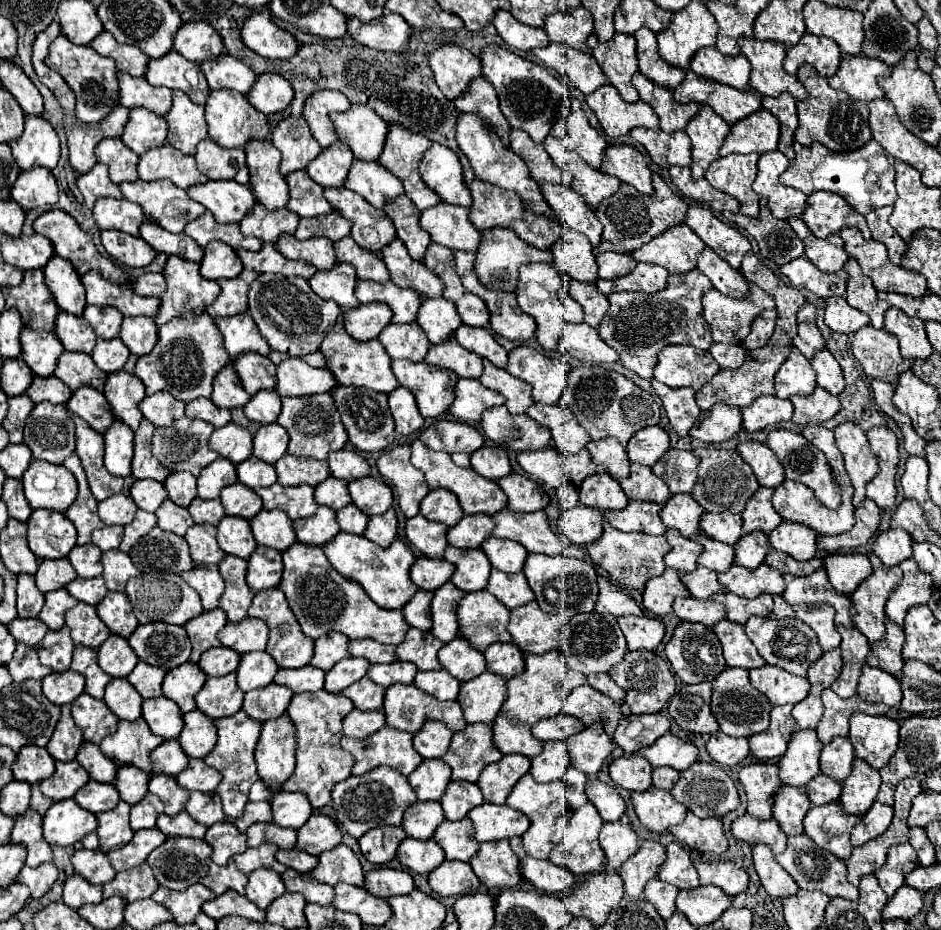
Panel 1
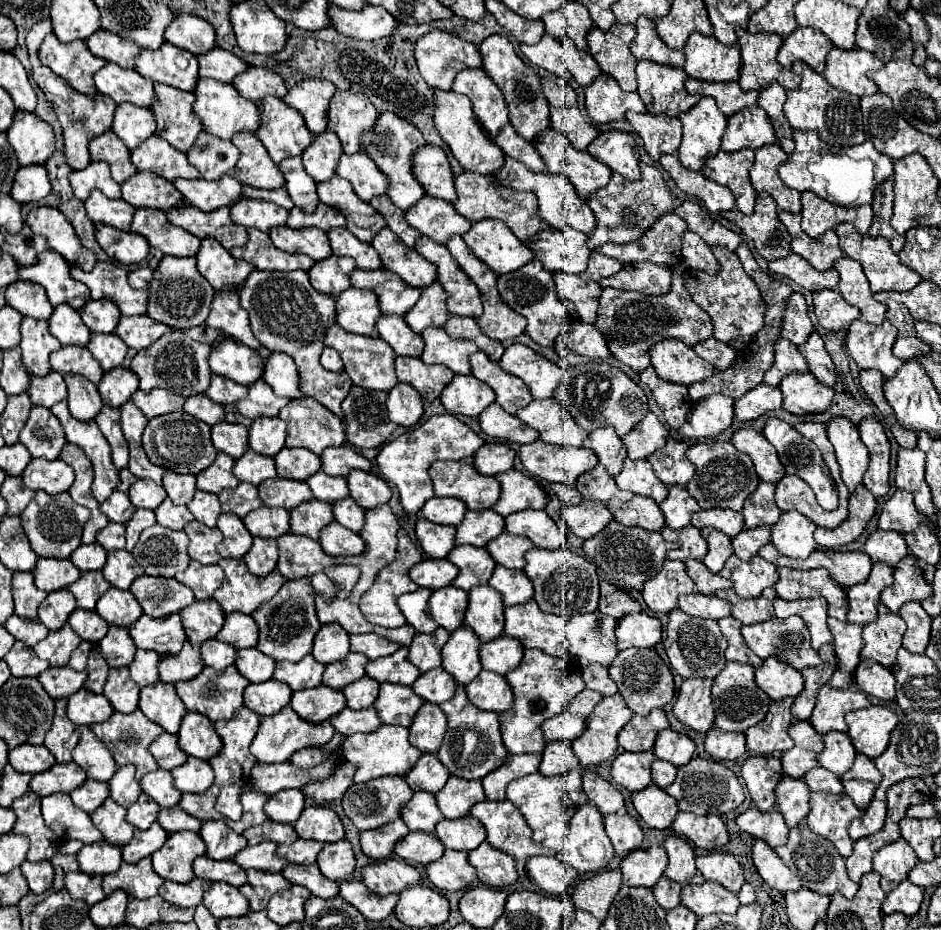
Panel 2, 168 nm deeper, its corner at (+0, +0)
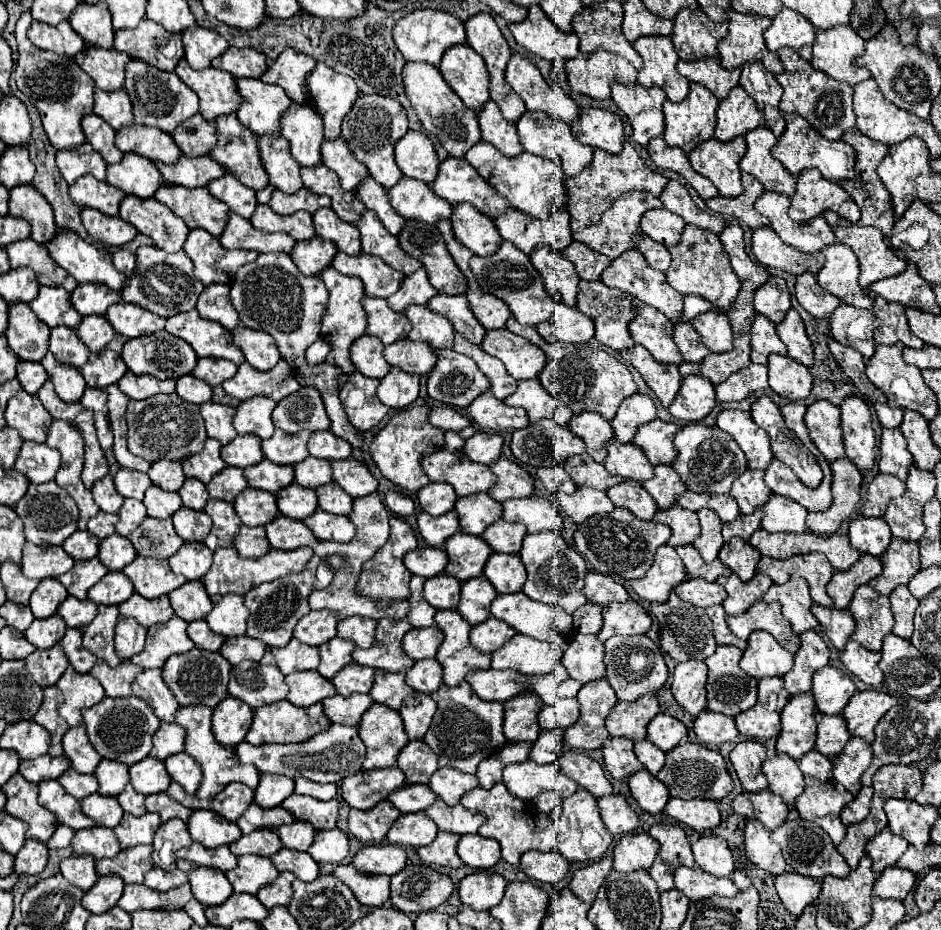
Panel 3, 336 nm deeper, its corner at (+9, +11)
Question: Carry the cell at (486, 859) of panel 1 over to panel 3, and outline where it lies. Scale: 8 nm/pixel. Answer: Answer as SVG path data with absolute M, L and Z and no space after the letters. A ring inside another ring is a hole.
M462 835L458 841L458 857L474 869L490 869L500 859L498 841L482 835Z

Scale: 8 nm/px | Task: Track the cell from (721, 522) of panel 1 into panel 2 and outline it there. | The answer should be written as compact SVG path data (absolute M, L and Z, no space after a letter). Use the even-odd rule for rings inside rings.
M713 508L713 510L701 510L699 514L695 514L691 524L695 528L715 528L727 534L729 538L733 538L743 530L743 516L741 512L735 512L735 510Z

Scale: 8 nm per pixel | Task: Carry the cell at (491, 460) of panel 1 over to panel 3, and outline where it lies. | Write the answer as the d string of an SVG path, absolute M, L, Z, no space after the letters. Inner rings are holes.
M476 431L464 445L464 453L476 461L476 463L494 463L500 459L502 451L502 437L498 433L486 433L486 431Z

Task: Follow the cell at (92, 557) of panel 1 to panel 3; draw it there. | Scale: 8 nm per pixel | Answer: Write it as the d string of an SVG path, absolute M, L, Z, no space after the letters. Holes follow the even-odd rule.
M76 531L62 543L62 547L70 557L82 561L82 559L94 559L98 555L98 543L100 539L94 537L90 531Z

